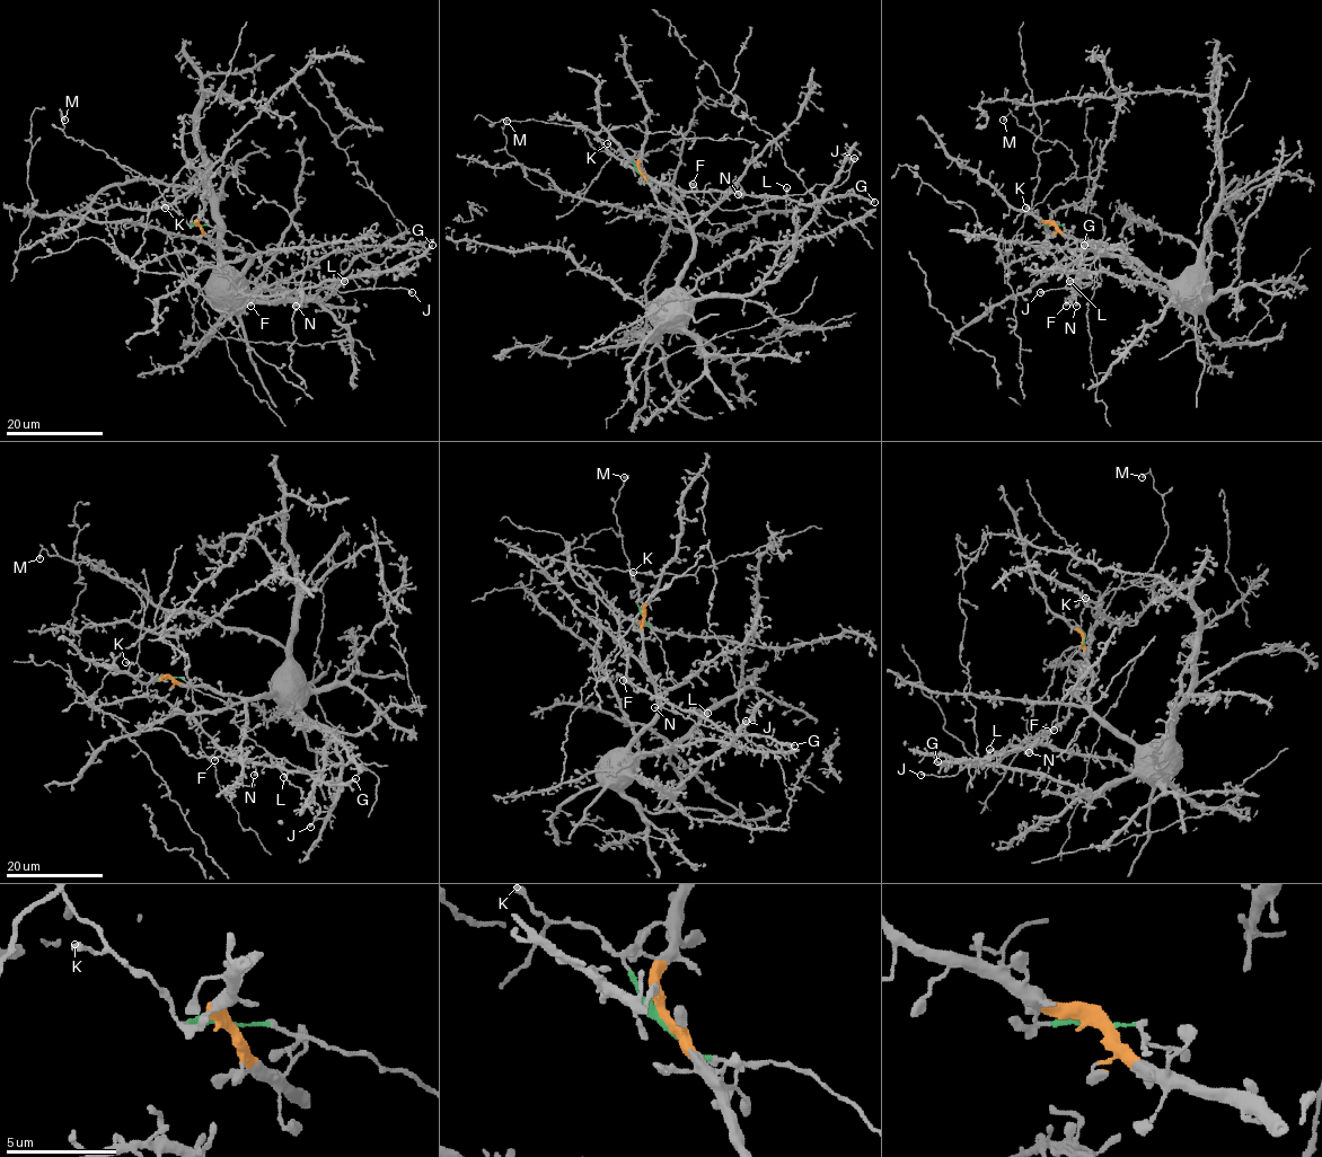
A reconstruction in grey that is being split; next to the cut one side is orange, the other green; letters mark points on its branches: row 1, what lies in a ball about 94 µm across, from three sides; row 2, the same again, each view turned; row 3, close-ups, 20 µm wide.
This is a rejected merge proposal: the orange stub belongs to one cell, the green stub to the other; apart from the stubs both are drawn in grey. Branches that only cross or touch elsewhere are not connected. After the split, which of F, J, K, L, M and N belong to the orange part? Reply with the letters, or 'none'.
none

